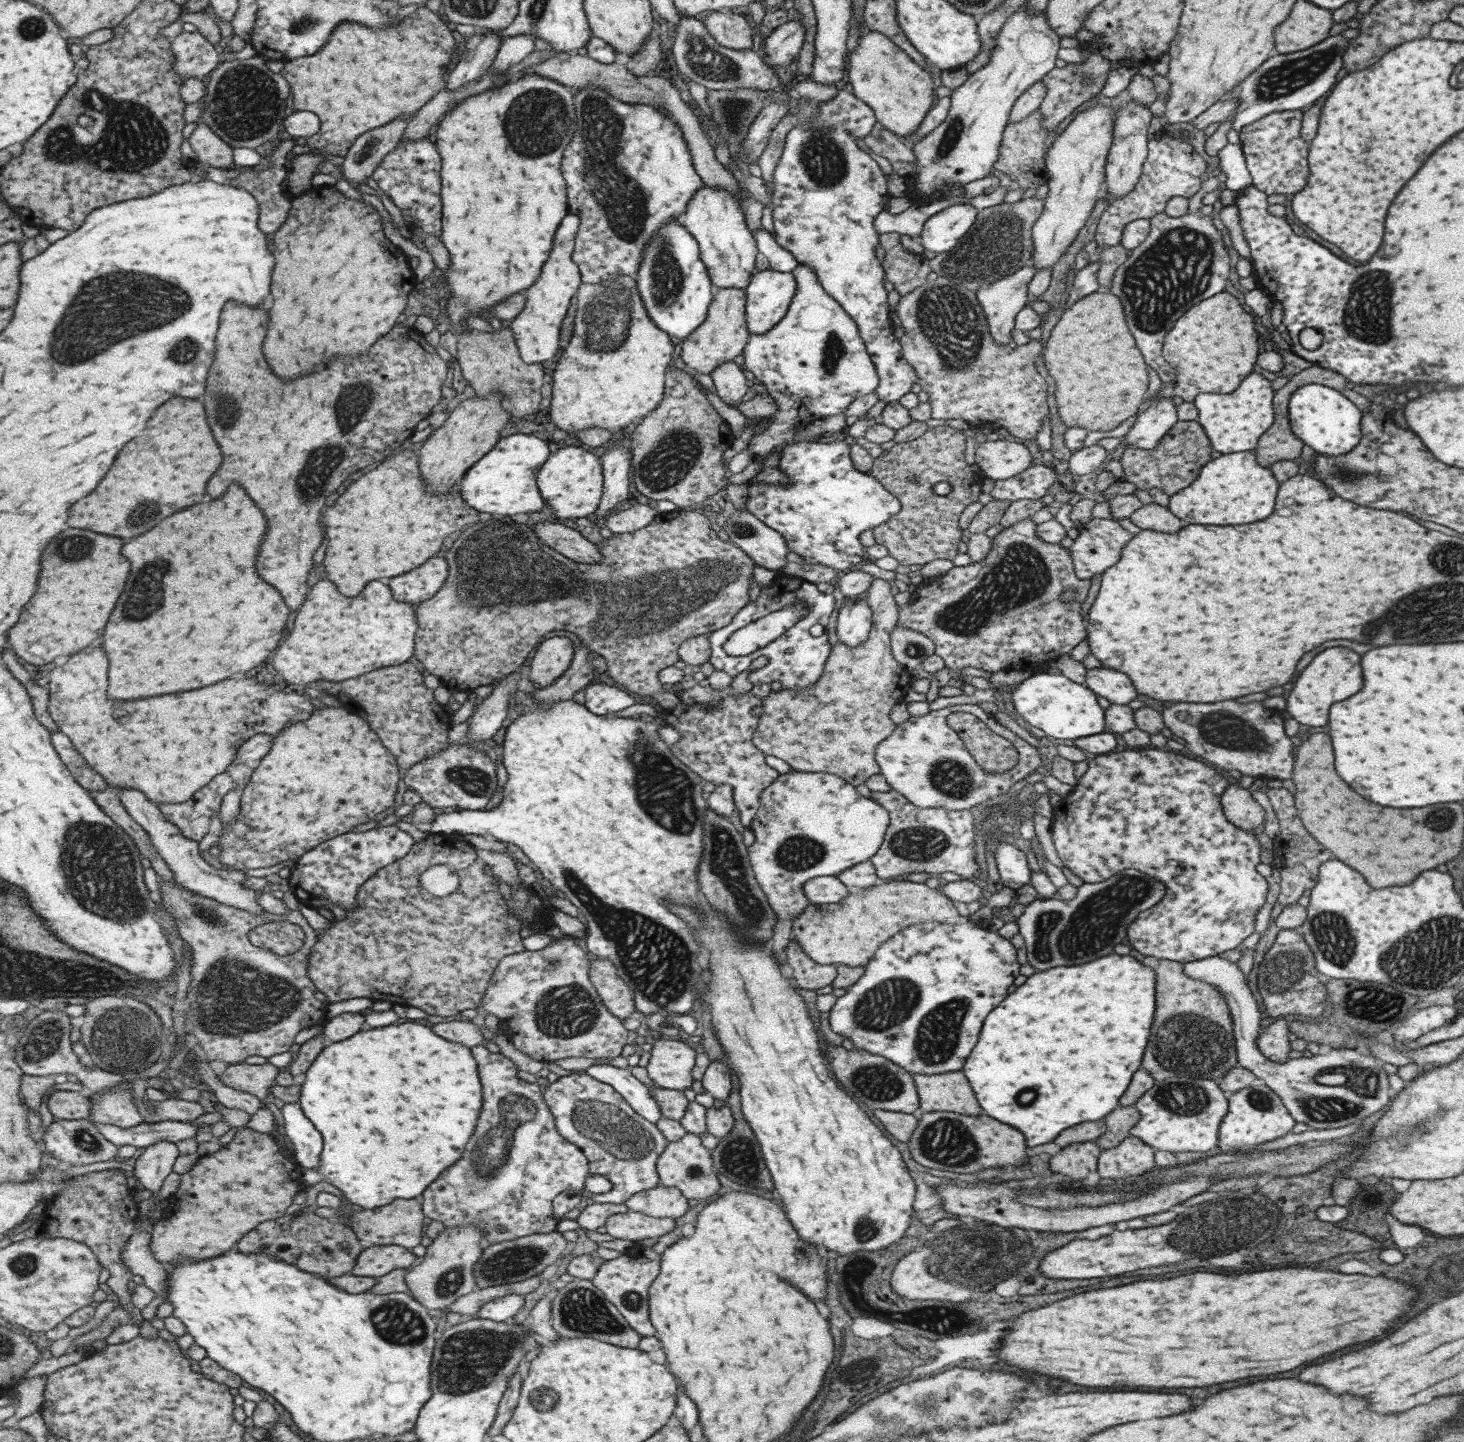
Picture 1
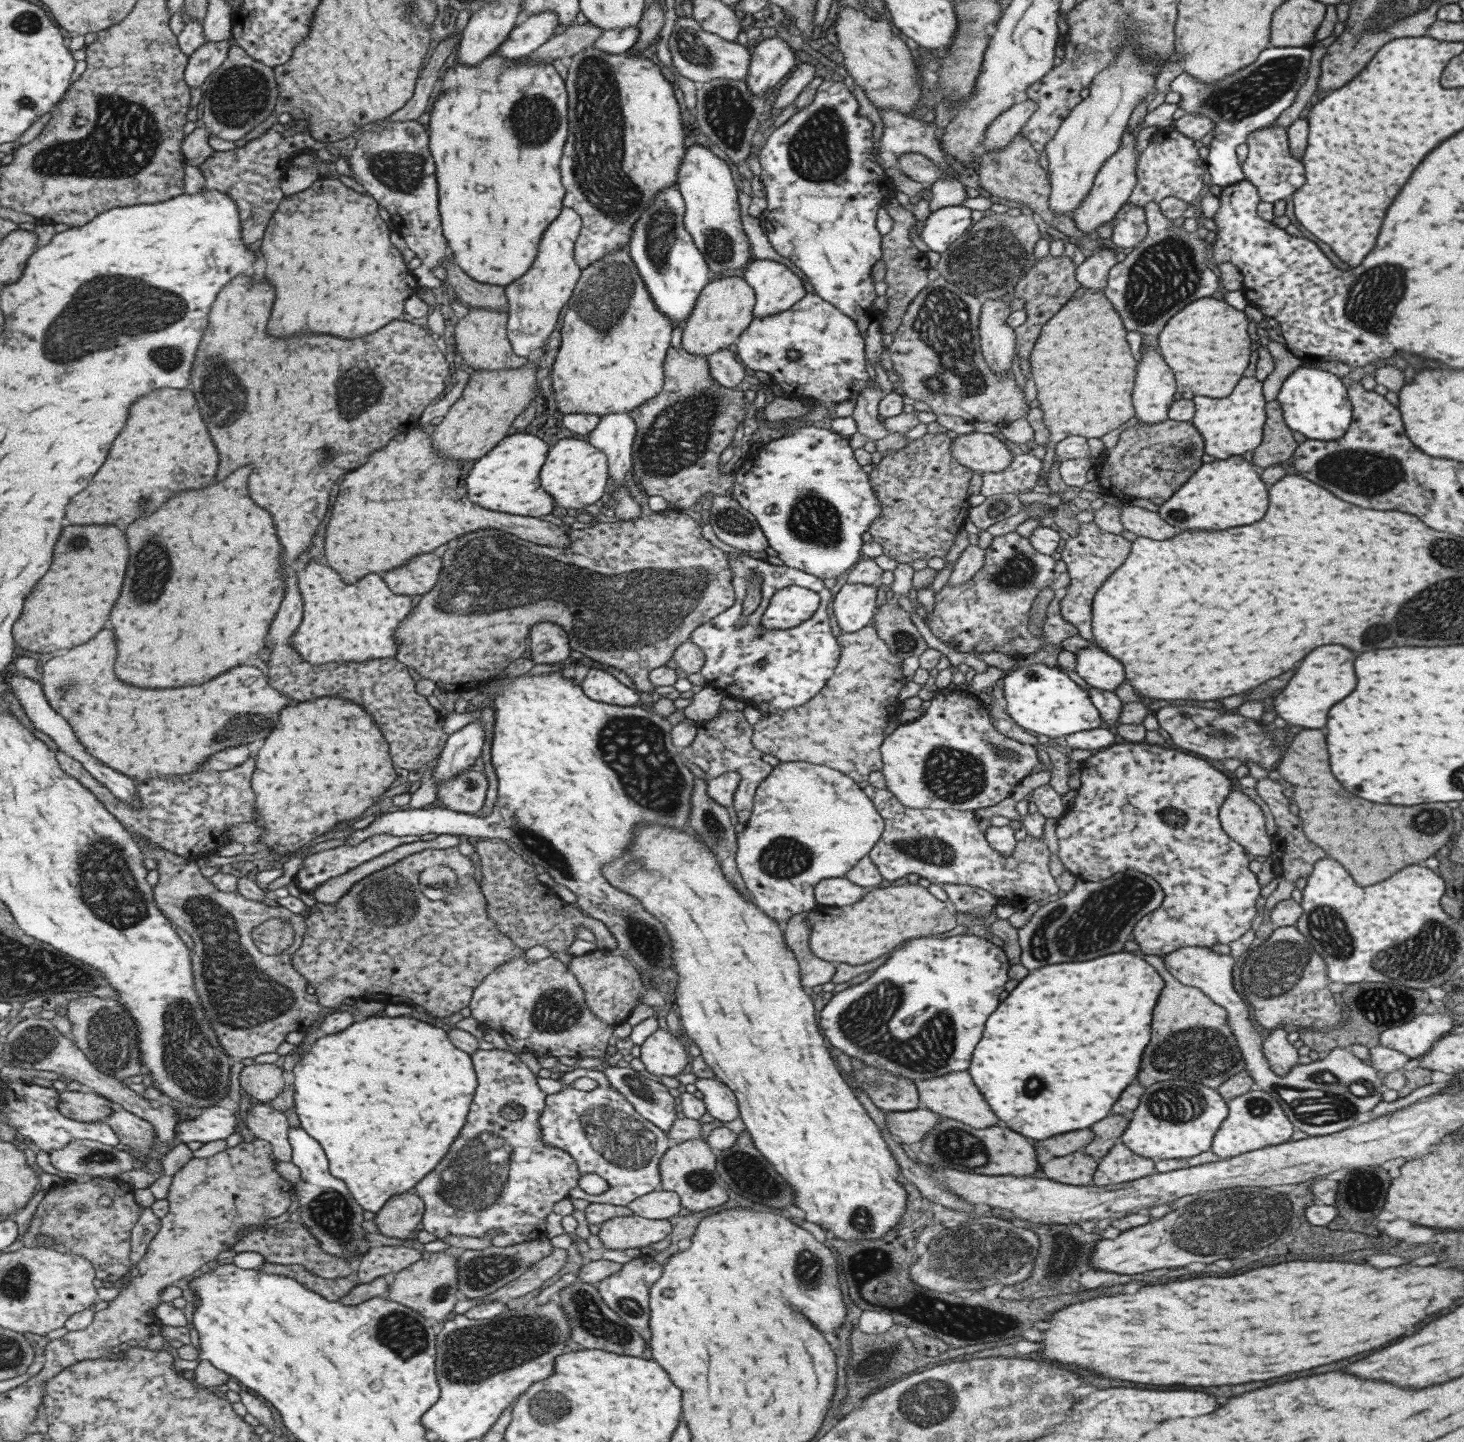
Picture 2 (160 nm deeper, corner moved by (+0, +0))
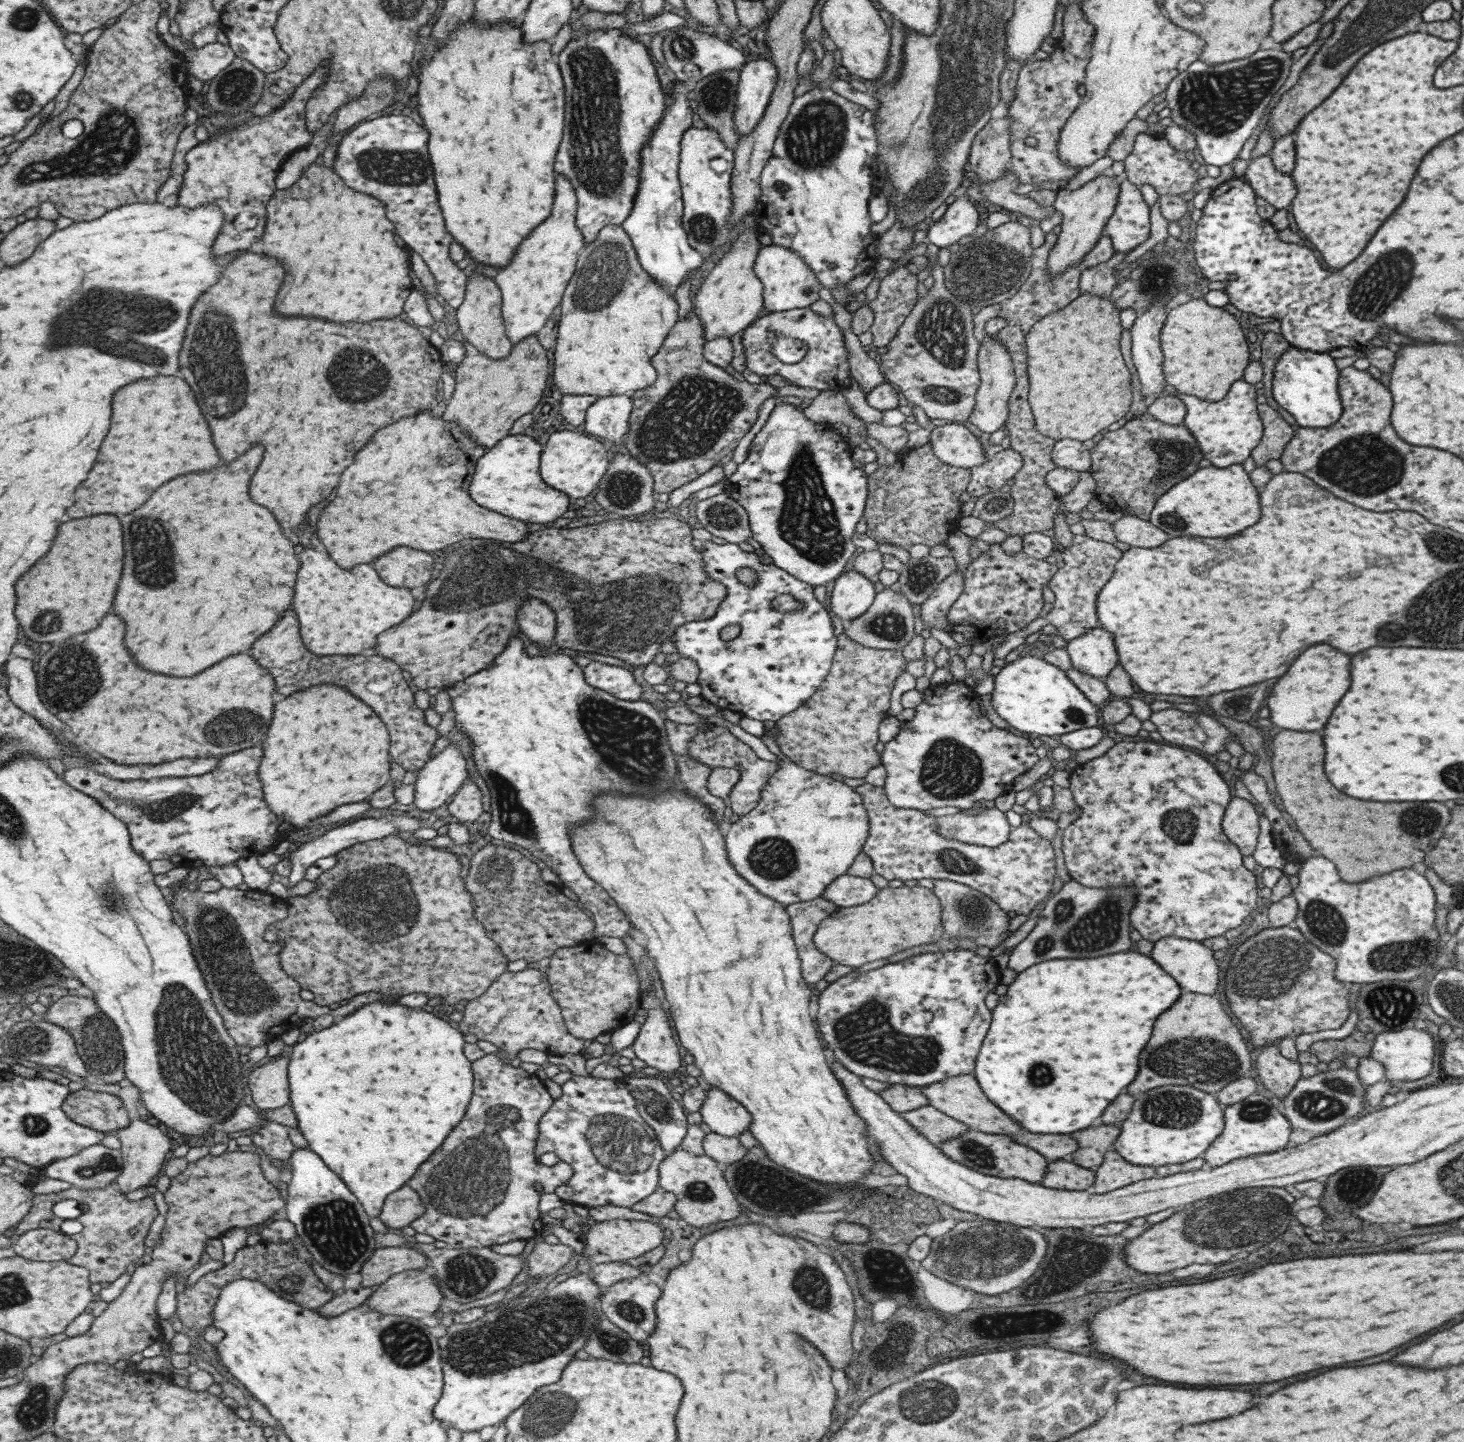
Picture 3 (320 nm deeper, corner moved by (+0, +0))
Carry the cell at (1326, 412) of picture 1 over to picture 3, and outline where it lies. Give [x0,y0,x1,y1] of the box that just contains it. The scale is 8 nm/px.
[1272,346,1342,429]

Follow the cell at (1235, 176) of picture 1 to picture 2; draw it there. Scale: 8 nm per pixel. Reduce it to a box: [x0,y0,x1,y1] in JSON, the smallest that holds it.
[1169,47,1312,186]

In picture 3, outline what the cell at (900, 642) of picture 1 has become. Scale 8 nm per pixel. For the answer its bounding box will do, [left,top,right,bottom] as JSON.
[842,587,915,650]

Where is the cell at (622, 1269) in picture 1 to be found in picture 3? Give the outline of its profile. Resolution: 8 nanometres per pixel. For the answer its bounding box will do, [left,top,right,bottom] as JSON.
[599,1269,659,1343]

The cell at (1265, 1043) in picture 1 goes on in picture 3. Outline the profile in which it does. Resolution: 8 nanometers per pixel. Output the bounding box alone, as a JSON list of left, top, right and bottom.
[1255,1043,1299,1099]

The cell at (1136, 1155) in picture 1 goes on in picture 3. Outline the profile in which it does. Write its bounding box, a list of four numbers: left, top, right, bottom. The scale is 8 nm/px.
[1090,1149,1154,1194]

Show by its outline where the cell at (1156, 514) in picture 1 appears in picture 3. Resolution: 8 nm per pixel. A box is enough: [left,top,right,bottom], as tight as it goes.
[1112,514,1167,548]

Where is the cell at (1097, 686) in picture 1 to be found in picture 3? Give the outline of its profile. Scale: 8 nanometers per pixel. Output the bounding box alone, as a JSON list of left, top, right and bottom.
[1064,626,1117,680]

